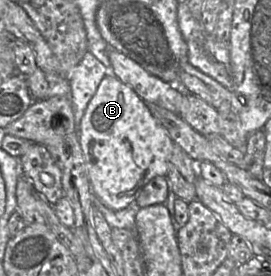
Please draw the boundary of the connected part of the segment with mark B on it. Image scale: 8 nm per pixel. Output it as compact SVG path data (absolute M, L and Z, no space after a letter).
M113 73L100 82L82 116L79 142L84 155L88 179L95 196L109 209L122 210L133 204L153 178L165 176L175 144L166 130L150 113L147 104Z

